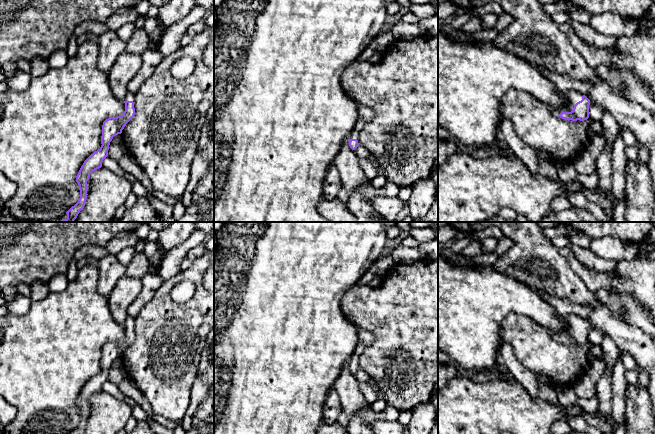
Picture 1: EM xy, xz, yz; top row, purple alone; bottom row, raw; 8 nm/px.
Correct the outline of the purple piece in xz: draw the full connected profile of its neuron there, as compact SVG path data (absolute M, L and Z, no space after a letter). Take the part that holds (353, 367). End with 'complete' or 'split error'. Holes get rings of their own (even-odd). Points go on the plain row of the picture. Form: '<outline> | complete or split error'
M359 330L358 331L358 341L357 346L349 359L349 370L352 374L355 374L358 370L358 360L365 350L366 347L371 345L374 342L374 335L371 332L366 330Z | split error

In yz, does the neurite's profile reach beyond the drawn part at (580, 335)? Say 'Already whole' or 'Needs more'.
Needs more

